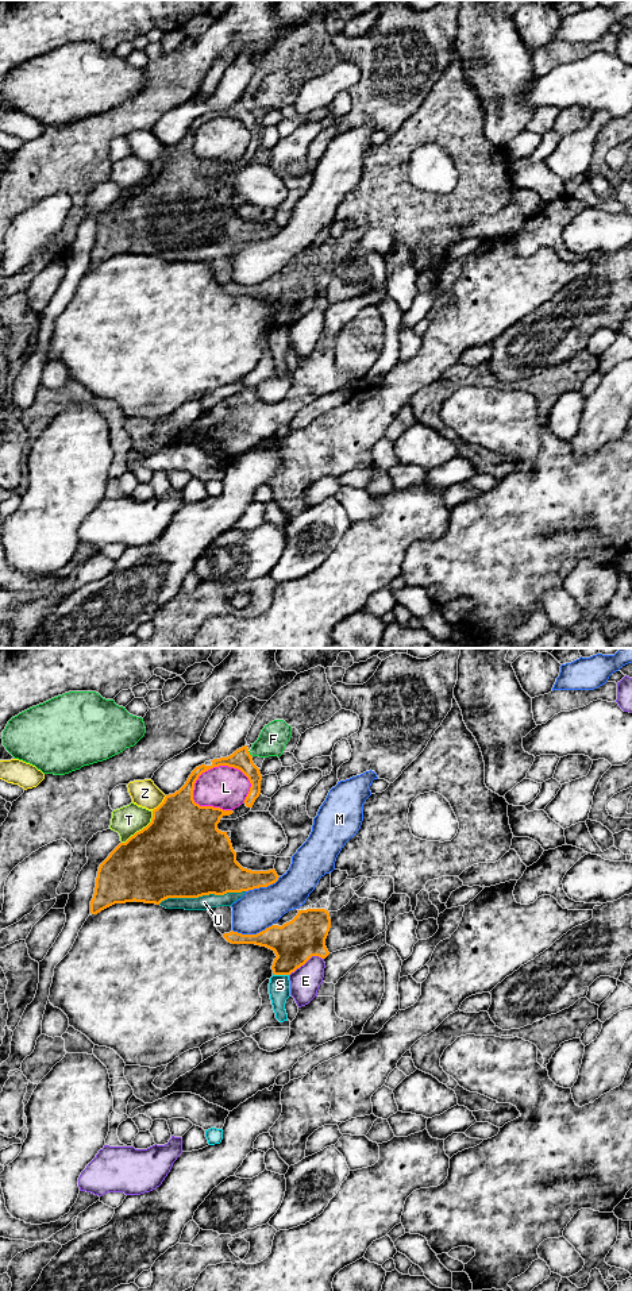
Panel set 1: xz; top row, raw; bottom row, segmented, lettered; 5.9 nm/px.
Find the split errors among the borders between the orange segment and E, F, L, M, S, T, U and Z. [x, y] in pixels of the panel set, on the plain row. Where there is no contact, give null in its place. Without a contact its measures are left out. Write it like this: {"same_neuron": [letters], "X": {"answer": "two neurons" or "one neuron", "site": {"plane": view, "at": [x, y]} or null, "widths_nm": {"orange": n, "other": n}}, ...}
{"same_neuron": ["U"], "E": {"answer": "two neurons", "site": {"plane": "xz", "at": [305, 313]}, "widths_nm": {"orange": 260, "other": 180}}, "F": {"answer": "two neurons", "site": {"plane": "xz", "at": [249, 106]}, "widths_nm": {"orange": 120, "other": 170}}, "L": {"answer": "two neurons", "site": {"plane": "xz", "at": [215, 118]}, "widths_nm": {"orange": 120, "other": 260}}, "M": {"answer": "two neurons", "site": {"plane": "xz", "at": [251, 286]}, "widths_nm": {"orange": 240, "other": 240}}, "S": {"answer": "two neurons", "site": {"plane": "xz", "at": [281, 326]}, "widths_nm": {"orange": 260, "other": 130}}, "T": {"answer": "two neurons", "site": {"plane": "xz", "at": [142, 181]}, "widths_nm": {"orange": 500, "other": 170}}, "U": {"answer": "one neuron", "site": {"plane": "xz", "at": [201, 247]}, "widths_nm": {"orange": 500, "other": 90}}, "Z": {"answer": "two neurons", "site": {"plane": "xz", "at": [161, 155]}, "widths_nm": {"orange": 440, "other": 160}}}

